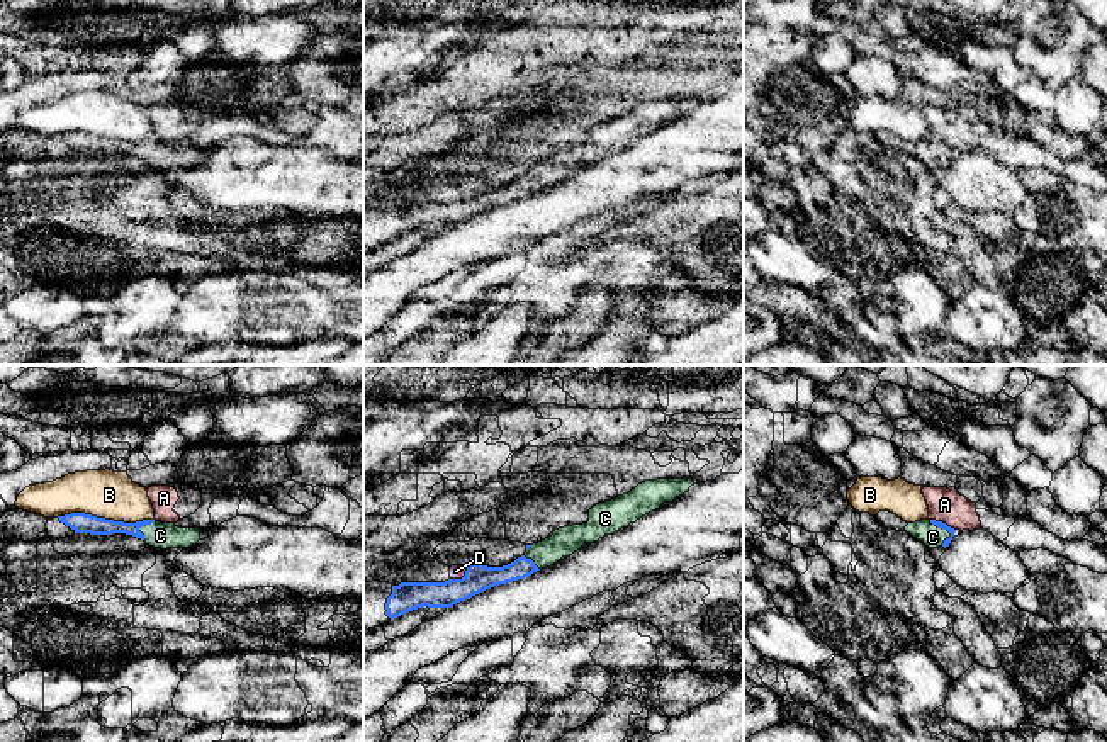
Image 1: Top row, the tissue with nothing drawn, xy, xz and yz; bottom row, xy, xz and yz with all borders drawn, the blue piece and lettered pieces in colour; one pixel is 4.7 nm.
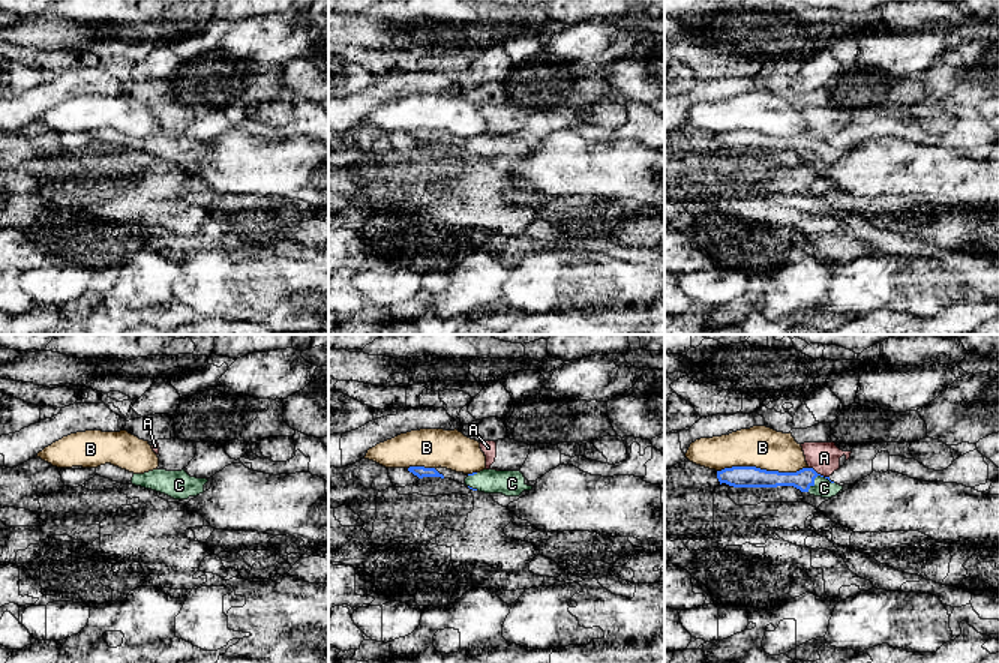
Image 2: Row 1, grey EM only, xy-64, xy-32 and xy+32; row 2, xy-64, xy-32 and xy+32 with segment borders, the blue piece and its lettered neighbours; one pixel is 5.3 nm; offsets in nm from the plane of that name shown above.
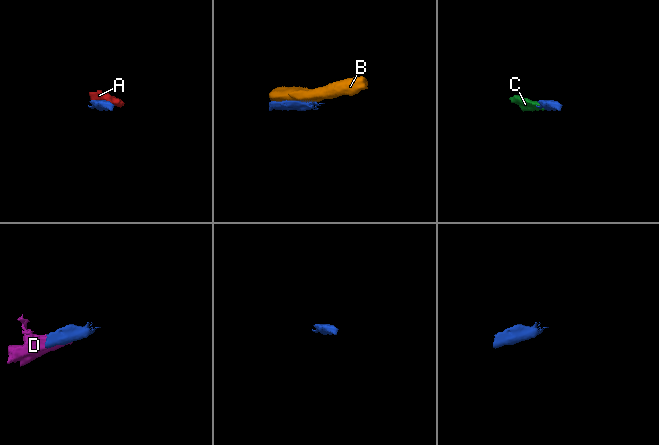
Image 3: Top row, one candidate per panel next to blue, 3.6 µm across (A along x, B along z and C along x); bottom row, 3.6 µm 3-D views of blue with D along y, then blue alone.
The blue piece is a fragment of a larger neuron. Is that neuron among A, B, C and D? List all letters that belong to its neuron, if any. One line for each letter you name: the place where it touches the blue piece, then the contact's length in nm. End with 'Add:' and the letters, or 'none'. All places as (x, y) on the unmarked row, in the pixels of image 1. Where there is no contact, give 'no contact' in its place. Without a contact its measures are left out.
C: contact yz (946, 148); length 140 nm
Add: C

